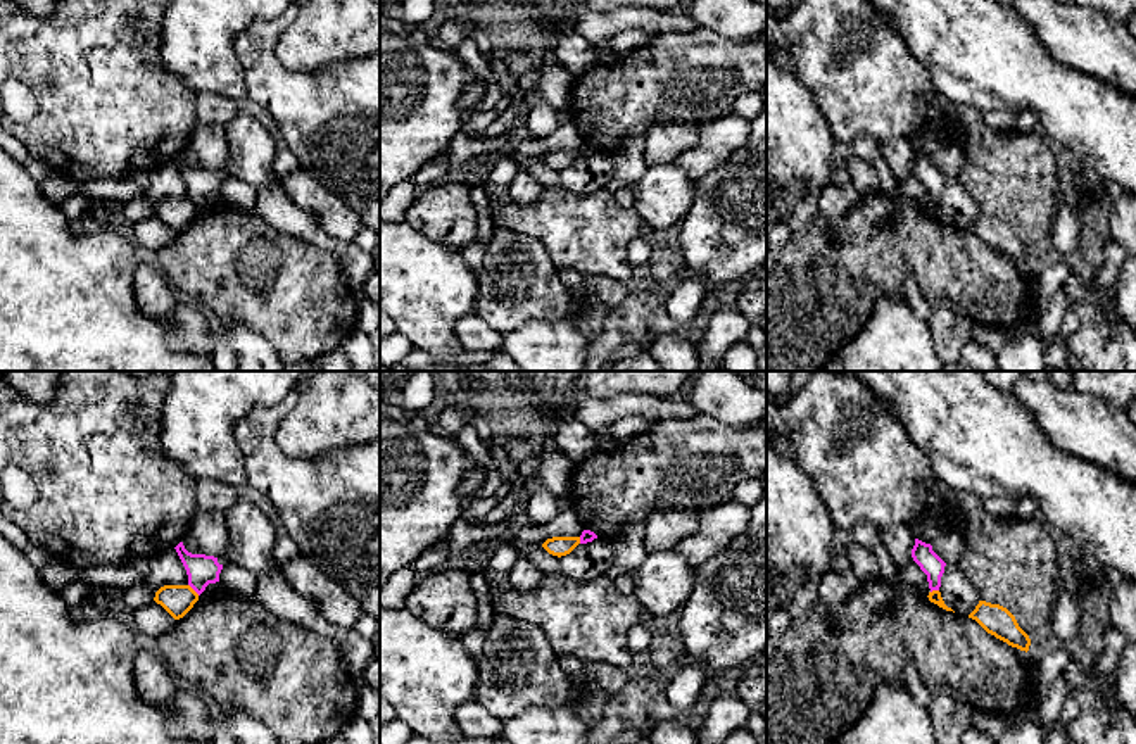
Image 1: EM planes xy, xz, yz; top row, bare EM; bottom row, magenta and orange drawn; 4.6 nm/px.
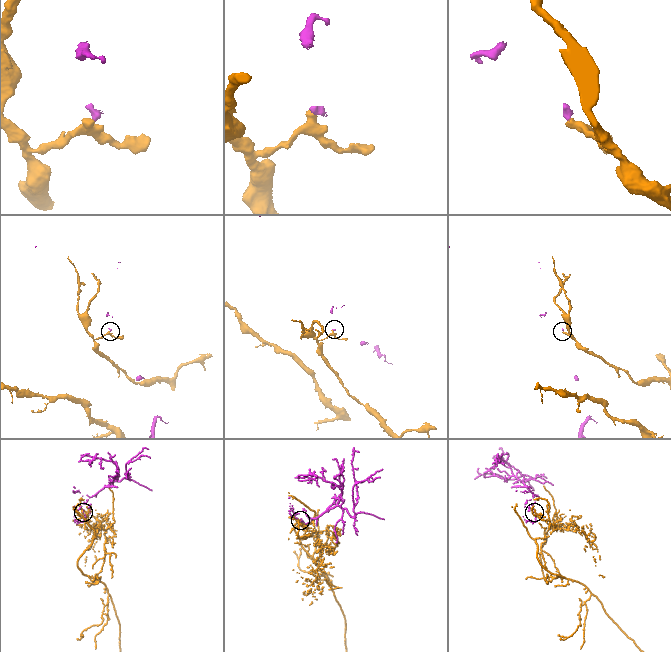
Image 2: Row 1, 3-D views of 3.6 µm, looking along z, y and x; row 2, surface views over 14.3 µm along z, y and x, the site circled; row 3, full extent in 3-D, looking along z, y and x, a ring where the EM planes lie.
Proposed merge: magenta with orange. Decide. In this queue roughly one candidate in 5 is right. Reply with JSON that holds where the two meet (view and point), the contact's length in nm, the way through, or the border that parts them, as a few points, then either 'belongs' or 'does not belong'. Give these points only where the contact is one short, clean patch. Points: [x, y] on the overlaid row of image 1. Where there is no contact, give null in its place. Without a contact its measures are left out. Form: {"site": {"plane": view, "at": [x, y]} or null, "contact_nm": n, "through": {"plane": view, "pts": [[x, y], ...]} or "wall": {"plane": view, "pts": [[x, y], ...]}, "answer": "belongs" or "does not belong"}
{"site": {"plane": "xy", "at": [194, 589]}, "contact_nm": 80, "wall": {"plane": "xy", "pts": [[189, 584], [199, 594]]}, "answer": "does not belong"}

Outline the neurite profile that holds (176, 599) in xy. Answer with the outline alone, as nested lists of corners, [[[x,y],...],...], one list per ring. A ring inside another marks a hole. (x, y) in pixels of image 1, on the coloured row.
[[[164,585],[155,592],[154,601],[174,620],[180,620],[199,601],[199,594],[190,585]]]

